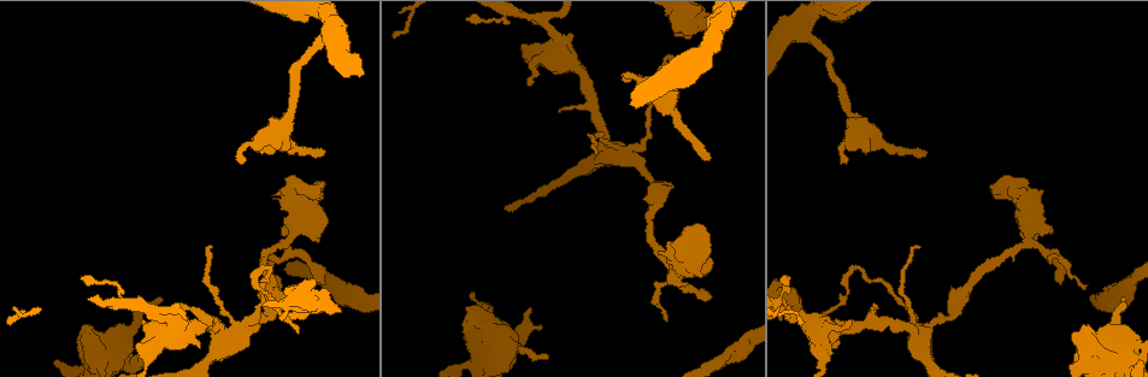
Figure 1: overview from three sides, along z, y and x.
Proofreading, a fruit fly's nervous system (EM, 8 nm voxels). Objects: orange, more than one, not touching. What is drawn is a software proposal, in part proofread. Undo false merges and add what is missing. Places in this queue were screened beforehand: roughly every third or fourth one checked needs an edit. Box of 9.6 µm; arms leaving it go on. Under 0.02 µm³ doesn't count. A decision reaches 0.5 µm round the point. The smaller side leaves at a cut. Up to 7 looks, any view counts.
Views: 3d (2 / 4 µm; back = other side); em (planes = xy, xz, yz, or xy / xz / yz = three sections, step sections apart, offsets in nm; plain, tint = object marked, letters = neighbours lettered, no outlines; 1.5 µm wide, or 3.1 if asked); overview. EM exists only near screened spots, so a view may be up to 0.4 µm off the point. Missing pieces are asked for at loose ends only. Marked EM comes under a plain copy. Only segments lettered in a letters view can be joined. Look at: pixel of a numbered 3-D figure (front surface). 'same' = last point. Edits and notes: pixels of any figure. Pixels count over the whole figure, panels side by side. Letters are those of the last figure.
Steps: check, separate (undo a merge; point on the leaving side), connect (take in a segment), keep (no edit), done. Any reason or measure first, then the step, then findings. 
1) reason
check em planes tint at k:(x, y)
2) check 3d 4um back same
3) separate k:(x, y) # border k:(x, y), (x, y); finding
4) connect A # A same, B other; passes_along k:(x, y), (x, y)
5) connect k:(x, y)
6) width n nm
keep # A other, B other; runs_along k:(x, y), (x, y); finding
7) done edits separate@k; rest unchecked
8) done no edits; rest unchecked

narrows sharply
check 3d 4um at 1:(244, 328)

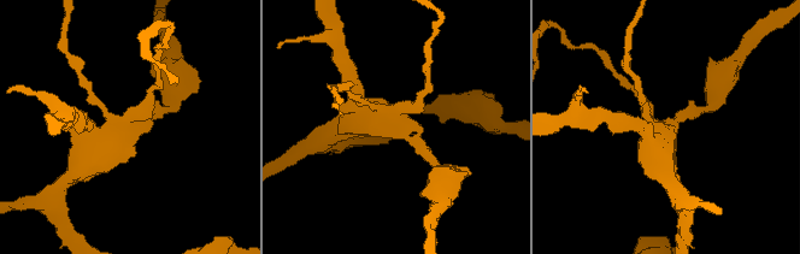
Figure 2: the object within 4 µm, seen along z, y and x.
shape alone is not enough
check em planes tint at 2:(658, 121)

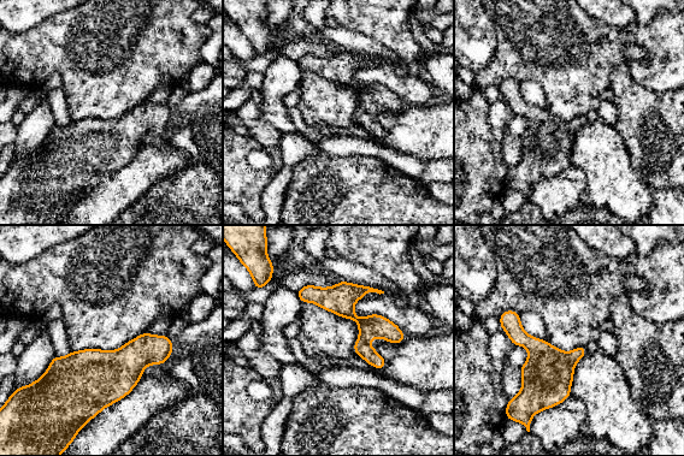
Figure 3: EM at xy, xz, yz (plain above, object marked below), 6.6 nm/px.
check em planes letters same

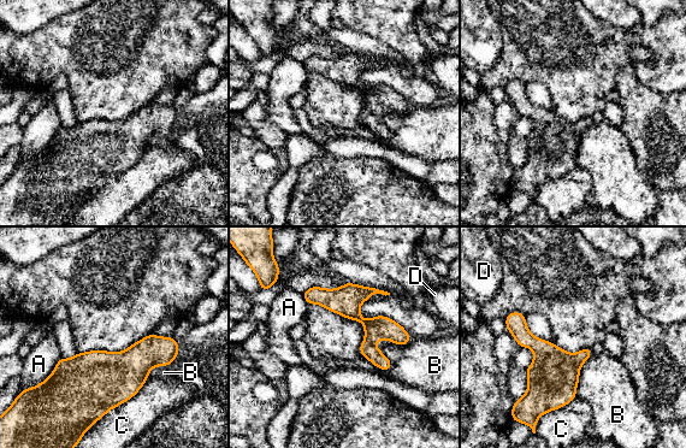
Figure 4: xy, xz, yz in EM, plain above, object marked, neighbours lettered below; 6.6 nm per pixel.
keep # A other, B other, C other, D other; border 4:(60, 357), (53, 371), (42, 381); continuous, no second neuron

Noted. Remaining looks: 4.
check 3d 4um at 1:(340, 312)

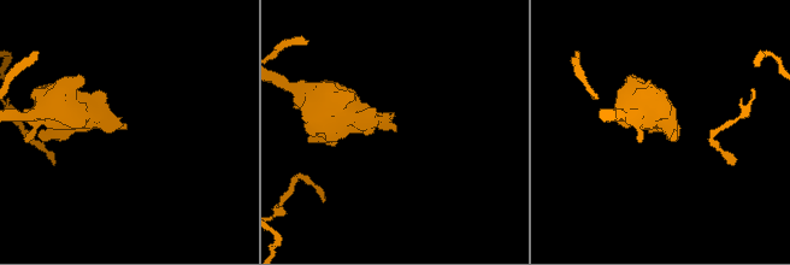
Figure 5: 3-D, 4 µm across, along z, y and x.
check em xz step 8 letters at 5:(124, 128)

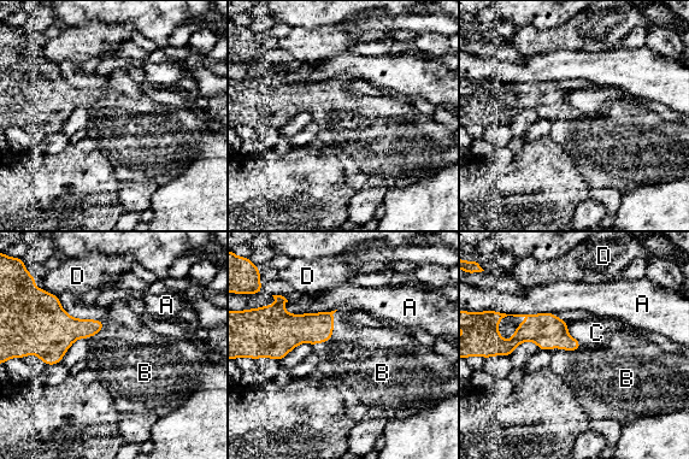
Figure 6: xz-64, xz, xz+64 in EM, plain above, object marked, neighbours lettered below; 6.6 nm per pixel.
check em planes letters same

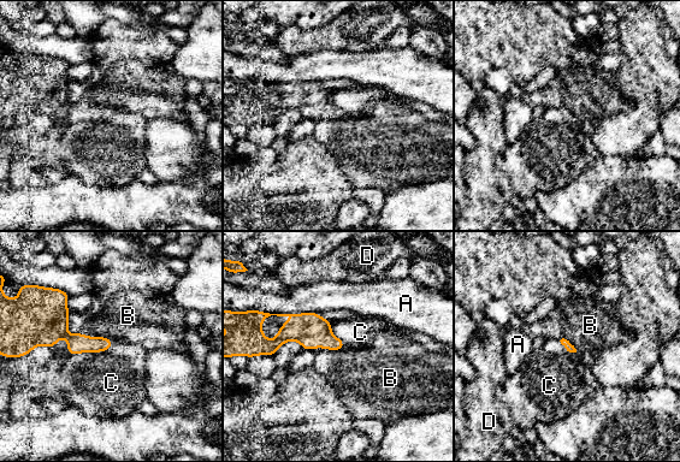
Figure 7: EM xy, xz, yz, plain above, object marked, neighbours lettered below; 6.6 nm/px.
connect B # A other, B same, C other, D other; the neuron continues

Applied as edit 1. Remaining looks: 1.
thick end
check em planes letters at 1:(870, 150)

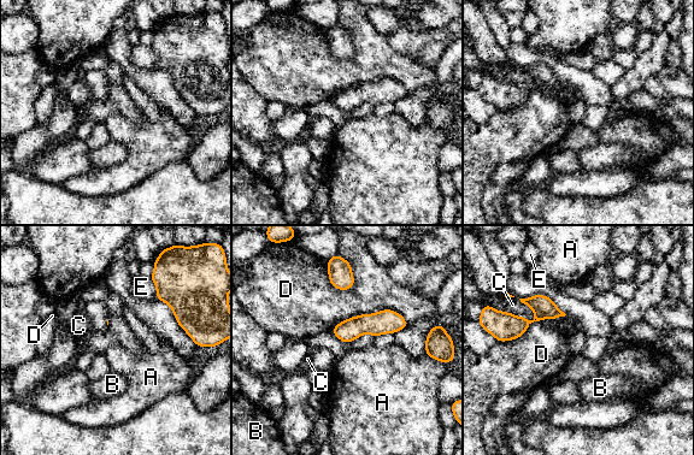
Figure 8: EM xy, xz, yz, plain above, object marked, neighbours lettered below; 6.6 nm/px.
keep # A other, B other, C other, D other, E other; none of them fits

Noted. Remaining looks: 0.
done edits connect@7; rest unchecked

